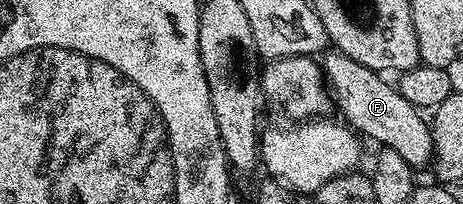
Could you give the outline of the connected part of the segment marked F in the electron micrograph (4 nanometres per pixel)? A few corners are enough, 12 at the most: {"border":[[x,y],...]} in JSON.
{"border":[[324,52],[332,98],[348,126],[415,169],[433,133],[382,72]]}

